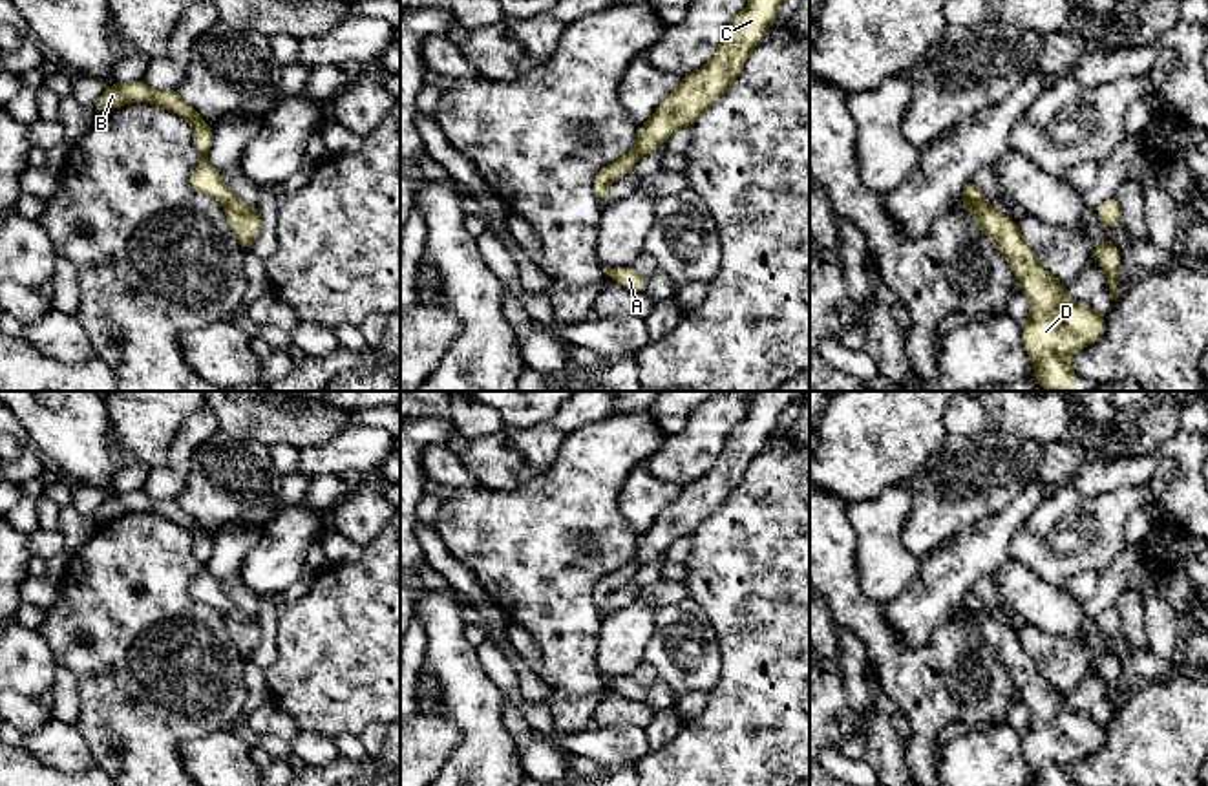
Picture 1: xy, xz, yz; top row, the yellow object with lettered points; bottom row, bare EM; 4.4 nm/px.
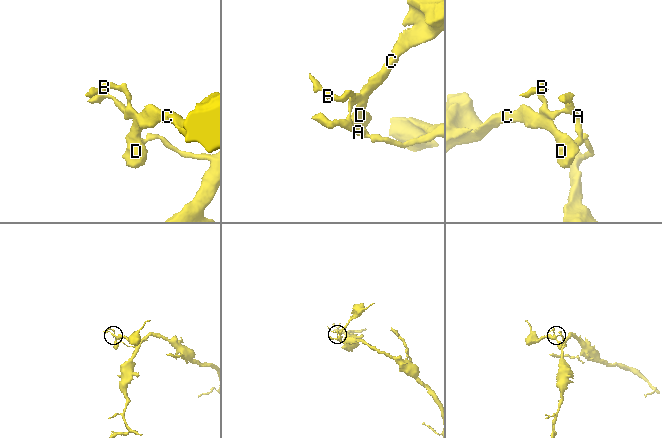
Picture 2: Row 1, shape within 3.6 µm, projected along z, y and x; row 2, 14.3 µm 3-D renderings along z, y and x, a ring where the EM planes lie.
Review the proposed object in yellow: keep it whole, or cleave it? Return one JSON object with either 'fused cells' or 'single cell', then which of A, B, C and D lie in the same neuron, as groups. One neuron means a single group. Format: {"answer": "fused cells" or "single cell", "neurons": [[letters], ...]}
{"answer": "fused cells", "neurons": [["A", "B"], ["C", "D"]]}

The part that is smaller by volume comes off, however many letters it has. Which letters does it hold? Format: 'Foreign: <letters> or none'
Foreign: C, D

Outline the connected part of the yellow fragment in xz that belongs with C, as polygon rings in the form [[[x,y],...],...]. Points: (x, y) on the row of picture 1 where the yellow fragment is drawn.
[[[749,0],[724,33],[713,58],[663,99],[652,117],[638,128],[636,154],[654,152],[680,128],[691,126],[740,75],[751,51],[779,16],[782,0]]]

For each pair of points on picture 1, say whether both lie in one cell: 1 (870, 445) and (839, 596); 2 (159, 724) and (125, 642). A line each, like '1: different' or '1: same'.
1: different
2: same

